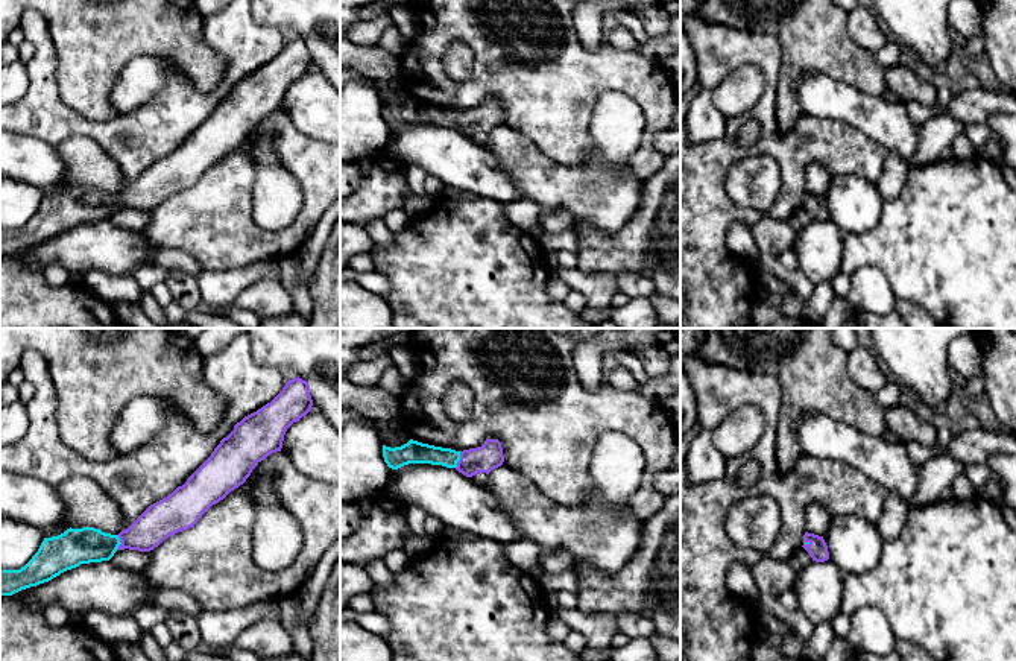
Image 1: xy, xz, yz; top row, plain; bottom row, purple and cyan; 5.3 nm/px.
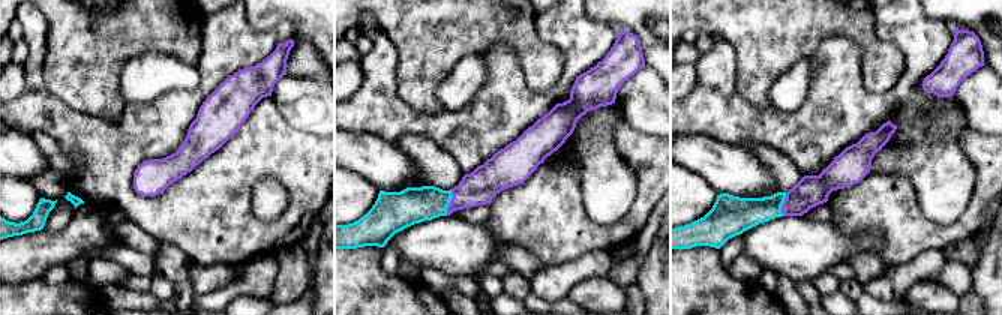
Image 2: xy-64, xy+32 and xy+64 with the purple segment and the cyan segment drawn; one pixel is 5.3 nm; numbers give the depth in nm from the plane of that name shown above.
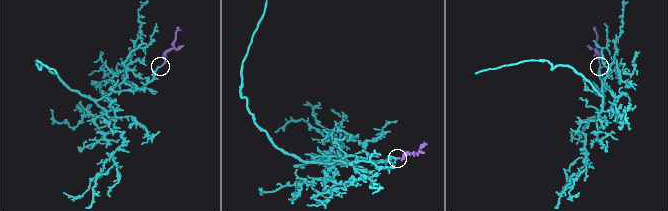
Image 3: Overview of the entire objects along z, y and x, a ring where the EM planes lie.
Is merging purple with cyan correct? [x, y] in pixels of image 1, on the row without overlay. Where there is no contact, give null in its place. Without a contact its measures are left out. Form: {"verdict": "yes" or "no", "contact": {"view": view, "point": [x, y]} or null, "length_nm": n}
{"verdict": "yes", "contact": {"view": "xz", "point": [460, 119]}, "length_nm": 90}

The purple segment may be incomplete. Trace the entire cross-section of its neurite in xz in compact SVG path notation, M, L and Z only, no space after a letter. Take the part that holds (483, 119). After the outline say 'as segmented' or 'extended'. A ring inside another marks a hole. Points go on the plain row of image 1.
M410 99L401 106L383 105L383 117L389 128L398 129L409 123L431 123L456 128L466 137L478 132L489 134L504 122L503 106L498 99L486 99L481 106L456 111Z; extended

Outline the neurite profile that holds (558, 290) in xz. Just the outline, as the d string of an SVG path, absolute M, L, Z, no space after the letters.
M551 274L547 281L547 292L553 301L563 302L571 289L560 278Z

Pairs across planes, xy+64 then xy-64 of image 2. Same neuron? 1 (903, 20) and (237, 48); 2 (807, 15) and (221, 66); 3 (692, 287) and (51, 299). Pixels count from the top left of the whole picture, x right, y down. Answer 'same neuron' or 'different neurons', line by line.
1: same neuron
2: different neurons
3: same neuron

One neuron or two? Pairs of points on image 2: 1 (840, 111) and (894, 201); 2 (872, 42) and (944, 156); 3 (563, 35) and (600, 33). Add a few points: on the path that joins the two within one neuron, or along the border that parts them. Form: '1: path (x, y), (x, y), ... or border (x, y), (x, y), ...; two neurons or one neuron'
1: path (881, 108), (900, 99), (915, 114), (915, 161); one neuron
2: border (897, 47), (897, 81), (870, 92); two neurons
3: path (572, 35), (591, 35); one neuron

